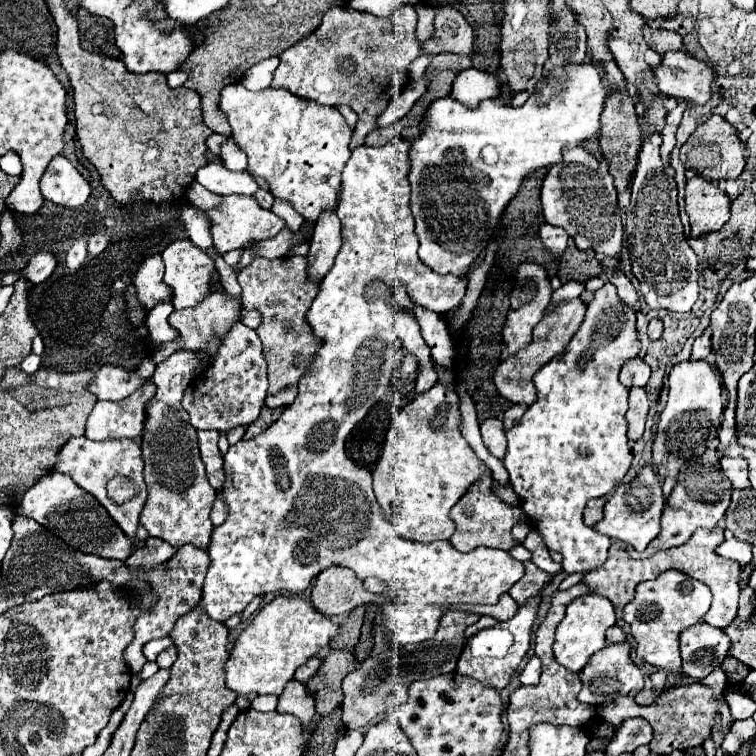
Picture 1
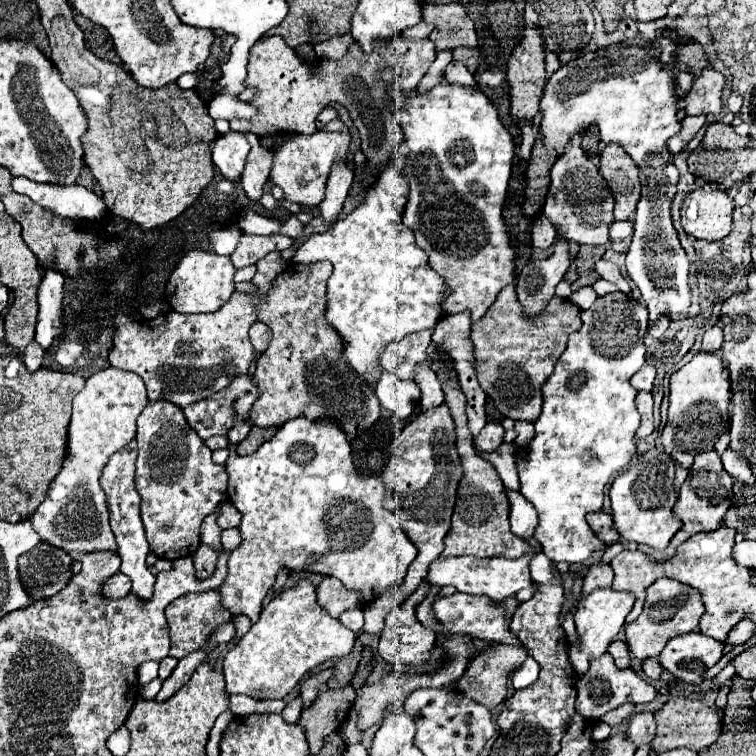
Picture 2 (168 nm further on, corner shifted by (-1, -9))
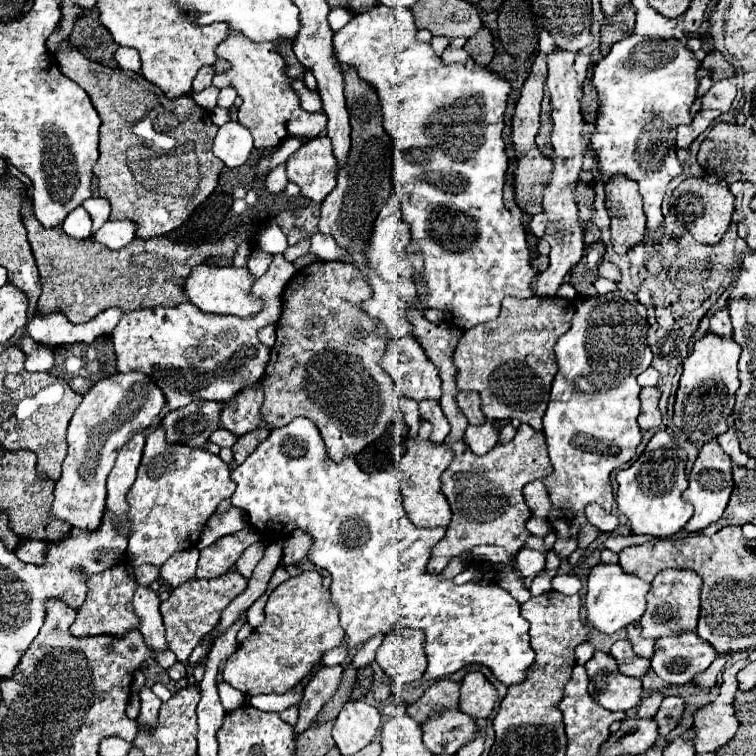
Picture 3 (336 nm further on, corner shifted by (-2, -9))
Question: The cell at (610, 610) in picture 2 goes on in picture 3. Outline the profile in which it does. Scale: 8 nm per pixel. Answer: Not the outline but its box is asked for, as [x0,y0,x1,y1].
[586,564,650,634]

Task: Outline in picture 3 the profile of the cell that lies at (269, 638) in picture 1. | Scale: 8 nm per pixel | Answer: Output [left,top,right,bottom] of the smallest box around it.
[222,570,346,696]

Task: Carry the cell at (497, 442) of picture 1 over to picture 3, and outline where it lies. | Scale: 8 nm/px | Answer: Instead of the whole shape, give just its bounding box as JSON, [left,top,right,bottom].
[464,424,498,456]

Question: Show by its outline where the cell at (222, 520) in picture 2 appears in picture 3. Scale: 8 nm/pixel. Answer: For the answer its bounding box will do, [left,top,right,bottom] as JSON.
[198,506,248,548]

